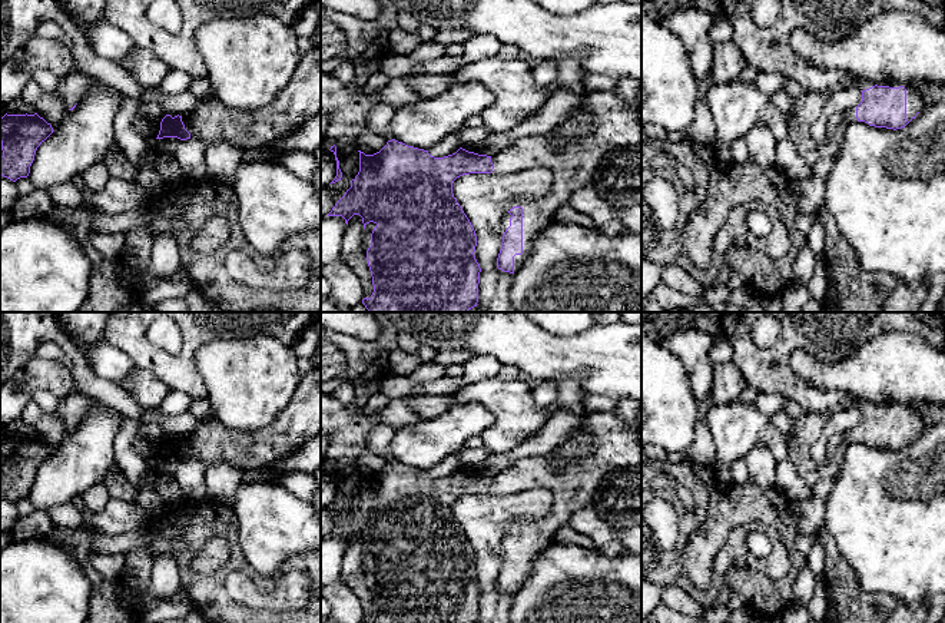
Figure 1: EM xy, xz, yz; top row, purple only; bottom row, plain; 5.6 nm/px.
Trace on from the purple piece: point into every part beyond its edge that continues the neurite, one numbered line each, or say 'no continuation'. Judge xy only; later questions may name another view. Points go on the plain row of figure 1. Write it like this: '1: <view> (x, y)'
1: xy (299, 421)

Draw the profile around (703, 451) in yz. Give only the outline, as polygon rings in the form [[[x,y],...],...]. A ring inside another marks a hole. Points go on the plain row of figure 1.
[[[699,415],[696,422],[696,437],[692,447],[689,448],[689,458],[712,470],[716,463],[716,457],[716,445],[713,443],[710,430],[706,425],[706,420]]]

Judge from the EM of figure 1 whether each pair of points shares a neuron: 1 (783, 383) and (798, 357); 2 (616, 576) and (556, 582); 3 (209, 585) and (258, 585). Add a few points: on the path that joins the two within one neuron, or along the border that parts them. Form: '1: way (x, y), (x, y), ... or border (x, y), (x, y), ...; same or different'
1: border (792, 350), (791, 368), (809, 385), (819, 388); different
2: way (602, 582), (570, 582); same
3: border (244, 570), (232, 570), (226, 577), (232, 599); different

